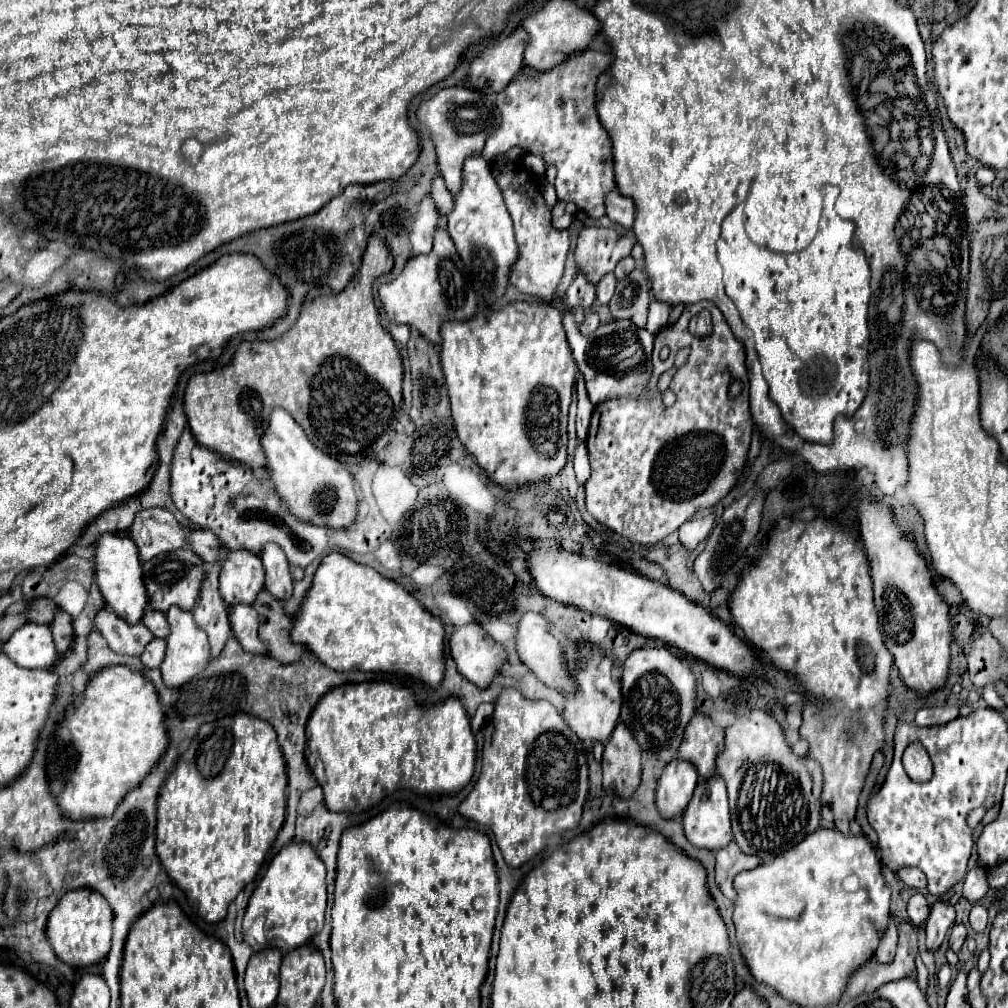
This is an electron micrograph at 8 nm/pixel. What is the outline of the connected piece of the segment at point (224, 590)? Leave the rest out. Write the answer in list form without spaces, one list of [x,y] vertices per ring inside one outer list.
[[[236,549],[230,551],[220,571],[220,595],[228,605],[254,603],[258,591],[264,587],[264,569],[260,557]]]

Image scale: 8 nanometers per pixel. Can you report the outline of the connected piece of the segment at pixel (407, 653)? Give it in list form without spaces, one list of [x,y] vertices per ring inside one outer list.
[[[330,553],[318,565],[312,587],[294,615],[290,637],[294,643],[304,645],[320,663],[334,671],[390,671],[406,673],[420,679],[428,687],[438,687],[444,673],[444,627],[440,619],[430,615],[404,587],[392,579],[382,577],[372,567],[354,563],[342,553]]]

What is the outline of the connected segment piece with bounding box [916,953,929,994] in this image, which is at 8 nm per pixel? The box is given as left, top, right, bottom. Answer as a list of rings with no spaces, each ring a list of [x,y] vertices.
[[[919,953],[918,957],[916,957],[916,968],[918,985],[923,993],[926,994],[929,974],[927,968],[921,960]]]

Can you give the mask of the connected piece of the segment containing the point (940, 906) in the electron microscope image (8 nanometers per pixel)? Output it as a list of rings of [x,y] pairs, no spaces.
[[[936,901],[930,907],[930,917],[926,921],[926,947],[928,949],[934,951],[940,947],[948,929],[954,925],[954,919],[956,919],[956,911],[950,903]]]

